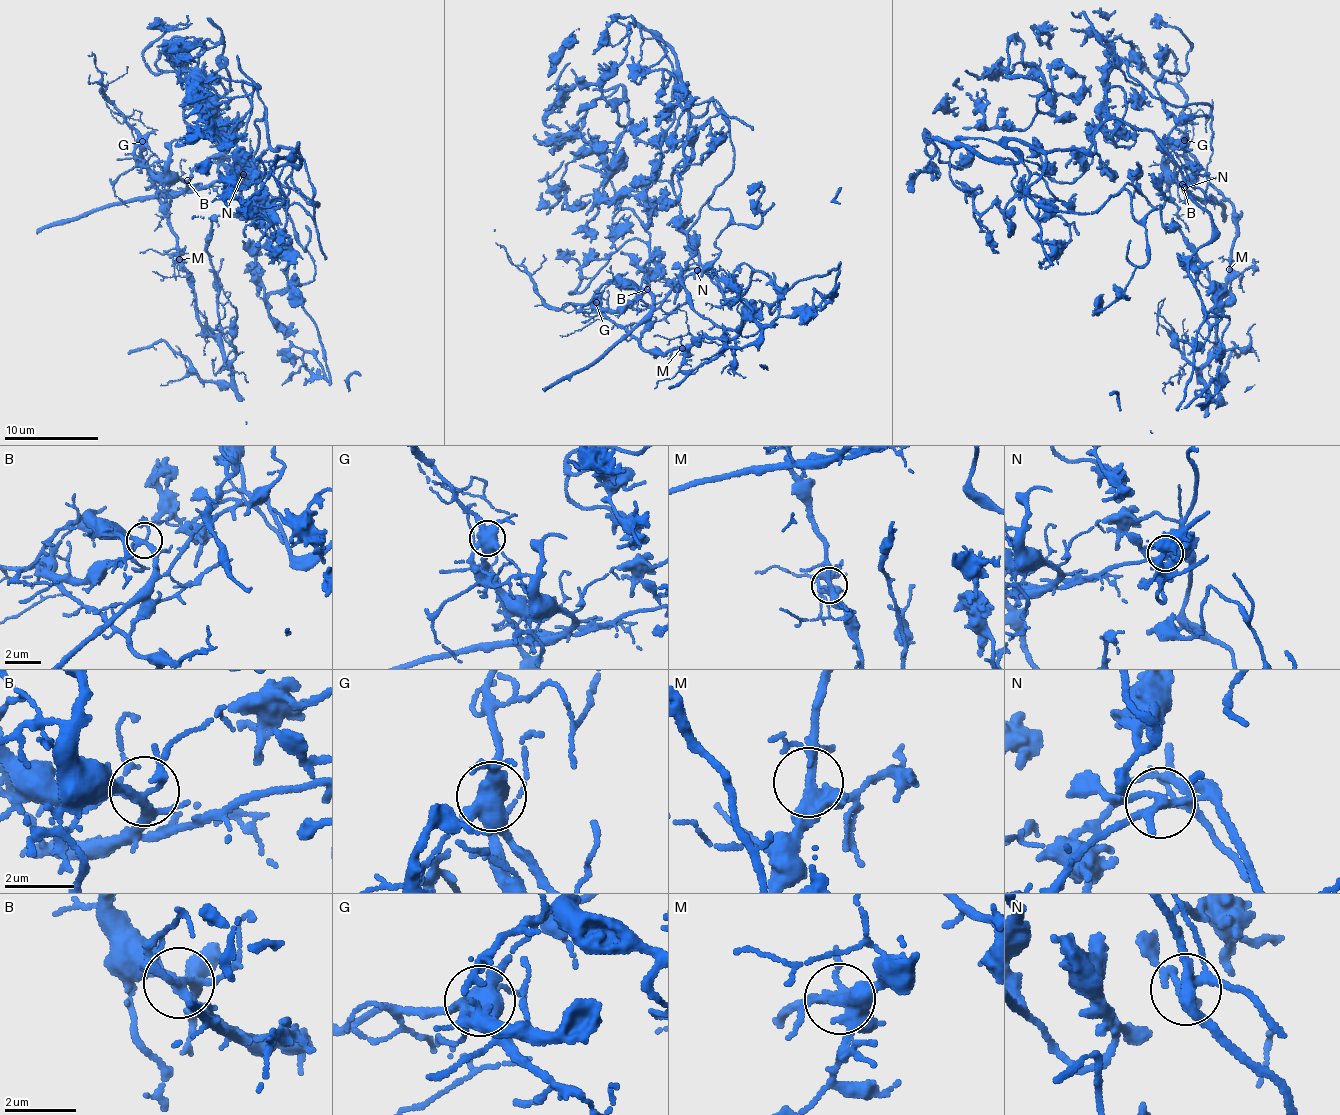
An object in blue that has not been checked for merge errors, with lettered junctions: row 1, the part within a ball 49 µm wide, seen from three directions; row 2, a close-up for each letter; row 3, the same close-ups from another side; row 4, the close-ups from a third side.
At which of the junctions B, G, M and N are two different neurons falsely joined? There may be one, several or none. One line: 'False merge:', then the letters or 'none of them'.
False merge: G, N

